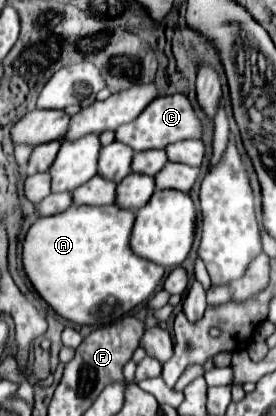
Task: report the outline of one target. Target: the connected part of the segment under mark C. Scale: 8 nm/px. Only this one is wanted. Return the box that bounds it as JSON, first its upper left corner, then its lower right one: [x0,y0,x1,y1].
[115,94,203,152]

